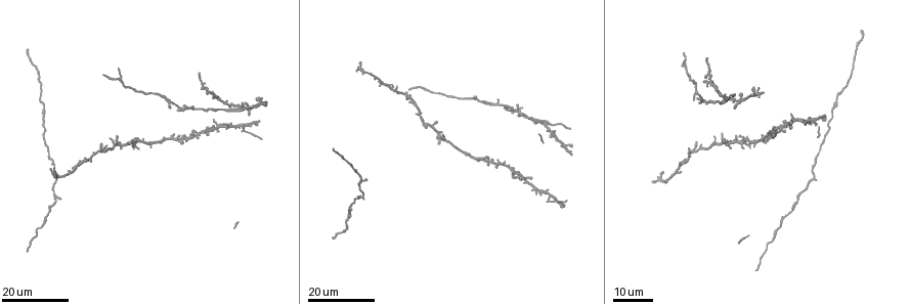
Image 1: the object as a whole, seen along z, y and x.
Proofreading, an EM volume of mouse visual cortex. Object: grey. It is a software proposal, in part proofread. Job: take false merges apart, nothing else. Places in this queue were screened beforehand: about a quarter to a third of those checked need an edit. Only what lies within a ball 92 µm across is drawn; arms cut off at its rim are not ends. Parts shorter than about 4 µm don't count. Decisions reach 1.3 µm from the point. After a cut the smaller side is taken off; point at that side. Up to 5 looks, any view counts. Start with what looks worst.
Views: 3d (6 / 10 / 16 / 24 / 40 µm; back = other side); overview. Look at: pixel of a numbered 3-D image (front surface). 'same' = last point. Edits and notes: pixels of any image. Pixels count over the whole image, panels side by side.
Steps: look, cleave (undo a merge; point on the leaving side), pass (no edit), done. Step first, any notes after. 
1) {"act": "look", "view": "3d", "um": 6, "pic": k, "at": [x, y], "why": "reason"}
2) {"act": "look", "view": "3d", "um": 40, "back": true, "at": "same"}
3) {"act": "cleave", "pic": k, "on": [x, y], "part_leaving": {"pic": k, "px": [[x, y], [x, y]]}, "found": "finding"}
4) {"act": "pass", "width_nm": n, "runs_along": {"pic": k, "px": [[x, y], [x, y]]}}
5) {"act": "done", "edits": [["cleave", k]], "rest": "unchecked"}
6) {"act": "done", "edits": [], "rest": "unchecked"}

{"act": "look", "view": "3d", "um": 16, "pic": 1, "at": [55, 196], "why": "side arm on a straight run"}

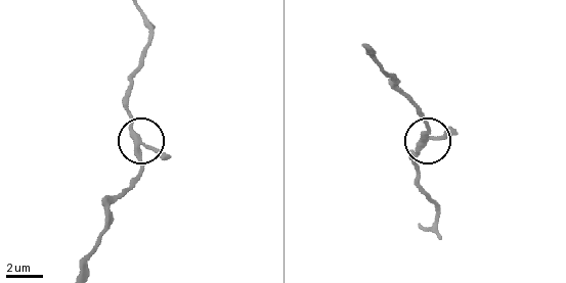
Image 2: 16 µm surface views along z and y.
{"act": "look", "view": "3d", "um": 6, "pic": 2, "at": [137, 139]}

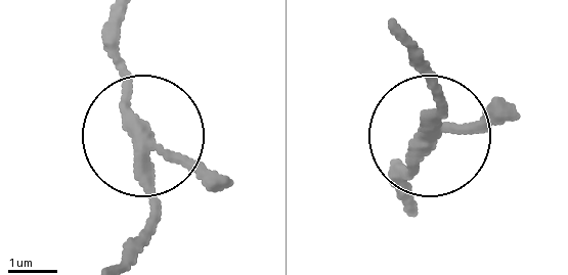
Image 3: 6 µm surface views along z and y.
{"act": "pass", "arms": 3, "found": "one cell here"}

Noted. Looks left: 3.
{"act": "look", "view": "3d", "um": 24, "pic": 1, "at": [220, 127], "why": "looks like a crossing"}

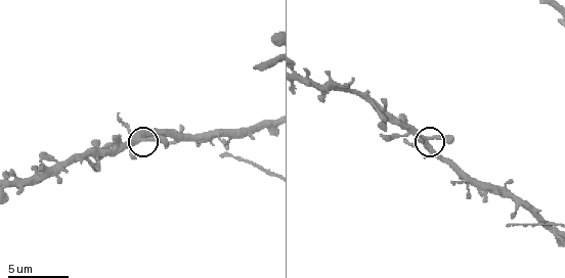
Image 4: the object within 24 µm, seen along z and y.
{"act": "look", "view": "3d", "um": 10, "pic": 4, "at": [137, 135]}

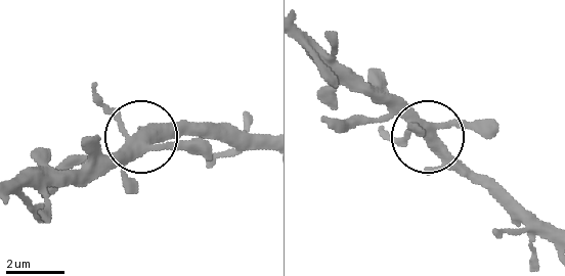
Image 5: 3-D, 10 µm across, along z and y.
{"act": "pass", "side_arm_um": 19, "found": "one cell here"}

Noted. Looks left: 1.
{"act": "look", "view": "3d", "um": 16, "pic": 4, "at": [234, 134], "why": "three arms meet"}

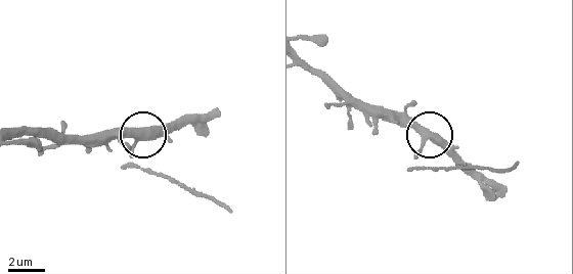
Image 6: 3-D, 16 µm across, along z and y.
{"act": "pass", "side_arm_um": 6, "runs_along": {"pic": 6, "px": [[303, 59], [362, 101], [395, 110], [423, 126], [461, 163]]}, "found": "continuous, no second cell"}

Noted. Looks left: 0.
{"act": "done", "edits": [], "rest": "unchecked"}

